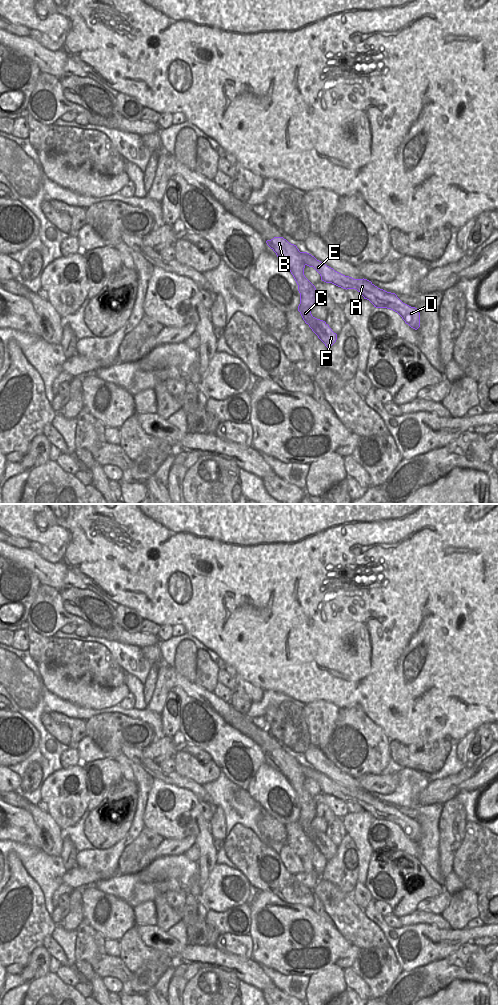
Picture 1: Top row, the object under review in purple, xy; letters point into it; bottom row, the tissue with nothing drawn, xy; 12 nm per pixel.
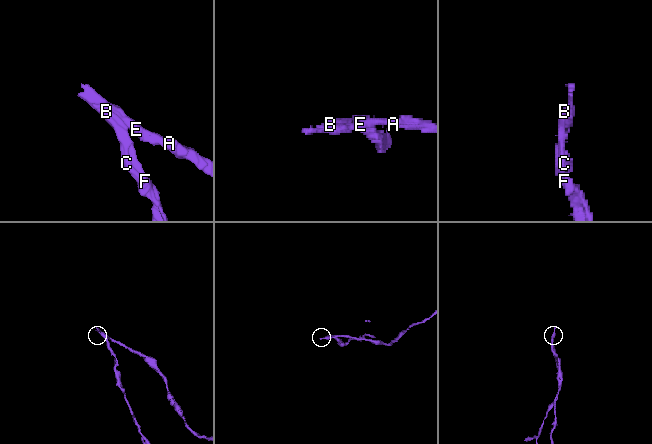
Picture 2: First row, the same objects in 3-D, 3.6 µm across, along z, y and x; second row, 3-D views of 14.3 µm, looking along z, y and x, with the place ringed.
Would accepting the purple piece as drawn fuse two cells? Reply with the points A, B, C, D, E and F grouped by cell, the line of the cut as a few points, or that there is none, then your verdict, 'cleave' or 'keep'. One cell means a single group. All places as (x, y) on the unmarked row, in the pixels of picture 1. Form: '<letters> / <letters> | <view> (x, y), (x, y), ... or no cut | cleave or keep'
A D E / B C F | xy (300, 764), (305, 776) | cleave

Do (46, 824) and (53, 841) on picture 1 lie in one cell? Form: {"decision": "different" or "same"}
{"decision": "same"}

